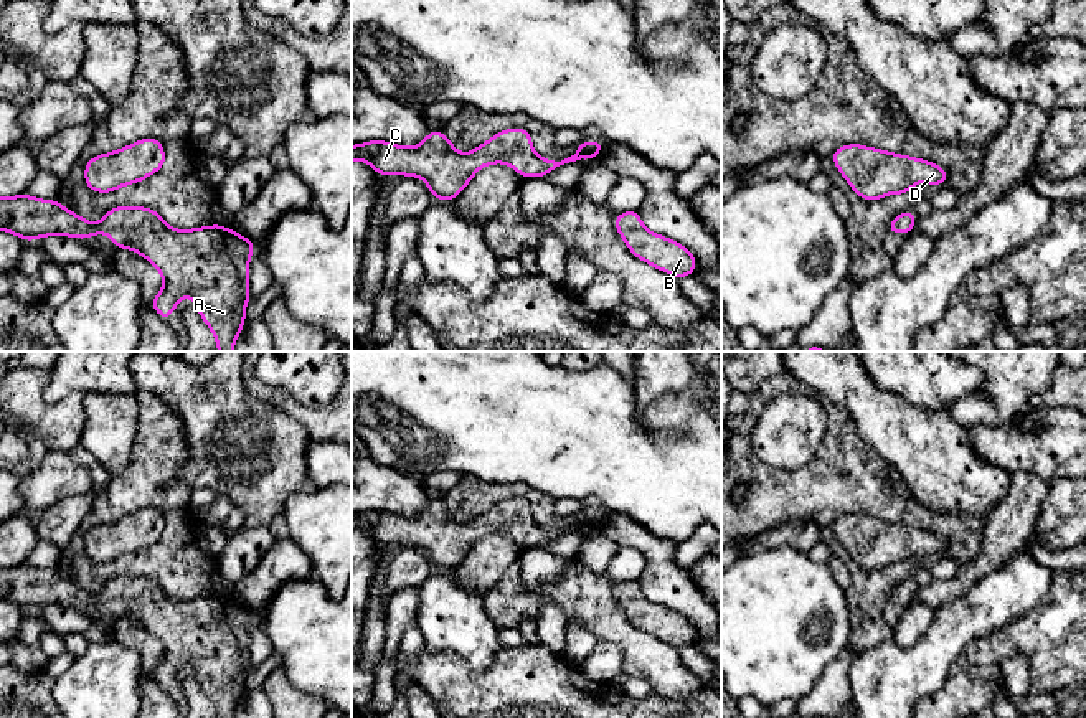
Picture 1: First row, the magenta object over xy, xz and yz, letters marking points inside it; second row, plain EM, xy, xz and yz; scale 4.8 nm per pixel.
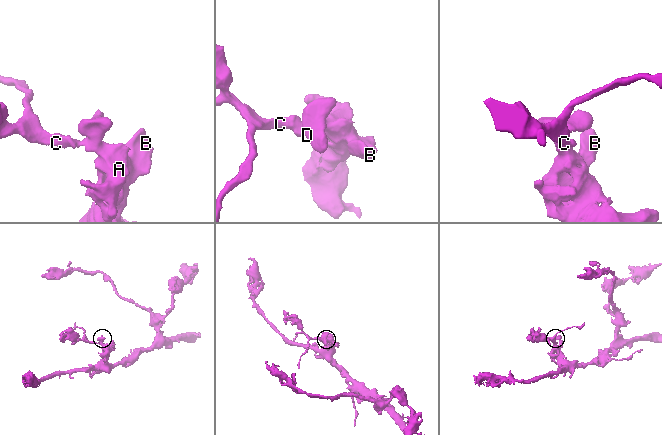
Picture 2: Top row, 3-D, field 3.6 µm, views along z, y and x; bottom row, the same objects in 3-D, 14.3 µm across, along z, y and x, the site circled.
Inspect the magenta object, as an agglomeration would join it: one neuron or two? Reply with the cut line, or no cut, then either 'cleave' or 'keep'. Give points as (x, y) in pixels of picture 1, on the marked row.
no cut; keep

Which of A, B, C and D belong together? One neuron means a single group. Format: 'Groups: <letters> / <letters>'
Groups: A B C D

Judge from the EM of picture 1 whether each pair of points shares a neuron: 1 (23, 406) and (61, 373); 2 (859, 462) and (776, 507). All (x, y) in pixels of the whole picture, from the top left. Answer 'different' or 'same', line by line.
1: different
2: same

